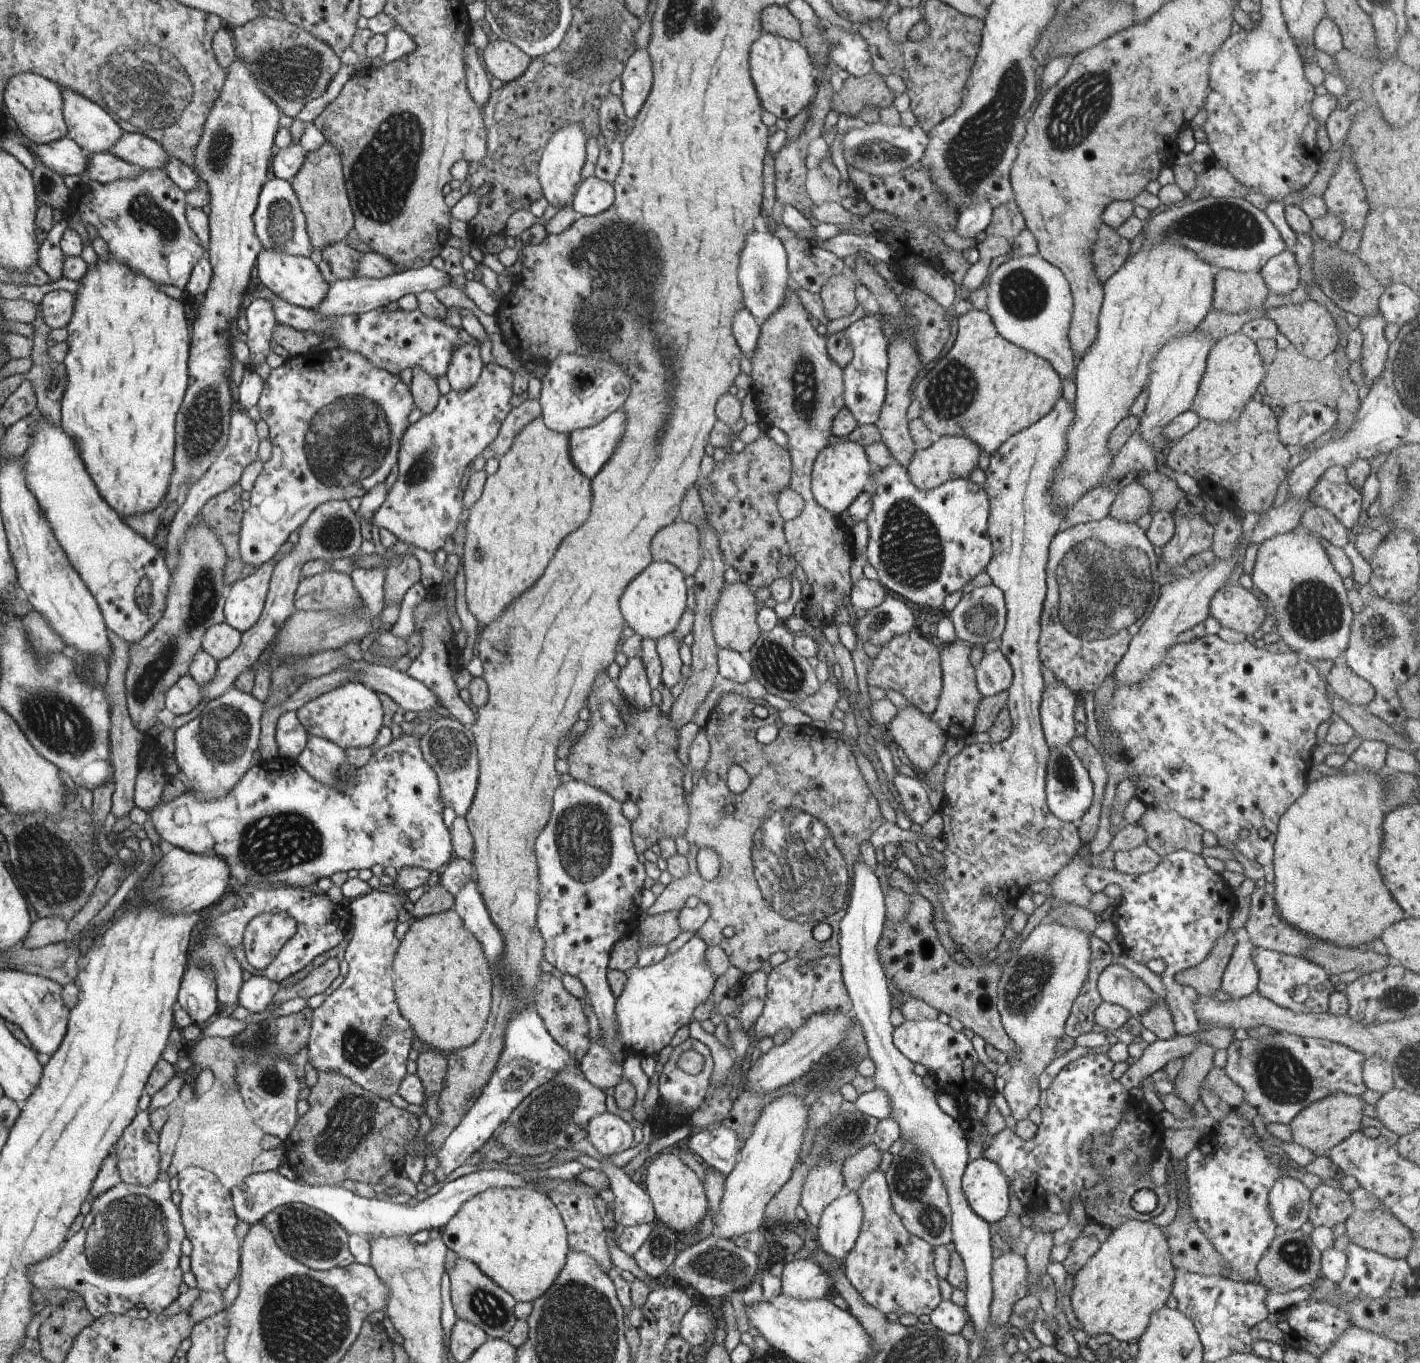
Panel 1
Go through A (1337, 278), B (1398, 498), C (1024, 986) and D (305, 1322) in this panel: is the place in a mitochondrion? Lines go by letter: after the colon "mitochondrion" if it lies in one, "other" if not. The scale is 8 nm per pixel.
A: mitochondrion
B: mitochondrion
C: mitochondrion
D: mitochondrion

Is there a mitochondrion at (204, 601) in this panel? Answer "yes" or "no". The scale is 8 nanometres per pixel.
yes

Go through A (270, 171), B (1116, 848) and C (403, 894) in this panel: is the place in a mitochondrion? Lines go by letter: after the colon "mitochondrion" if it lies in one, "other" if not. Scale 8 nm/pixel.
A: other
B: other
C: other

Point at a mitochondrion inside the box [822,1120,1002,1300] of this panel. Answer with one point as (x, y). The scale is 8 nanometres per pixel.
(911, 1179)

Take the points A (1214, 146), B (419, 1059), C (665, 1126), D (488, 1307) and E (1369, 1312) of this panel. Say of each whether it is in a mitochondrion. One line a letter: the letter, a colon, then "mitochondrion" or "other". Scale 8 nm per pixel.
A: other
B: other
C: other
D: mitochondrion
E: other

